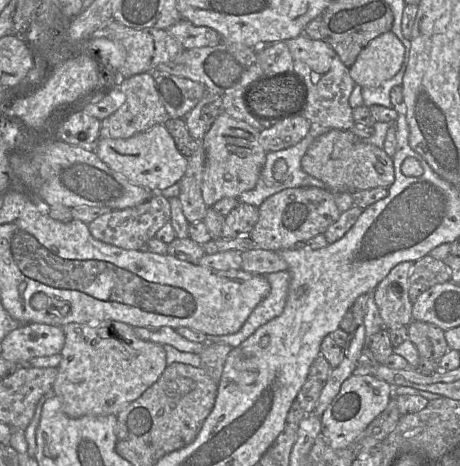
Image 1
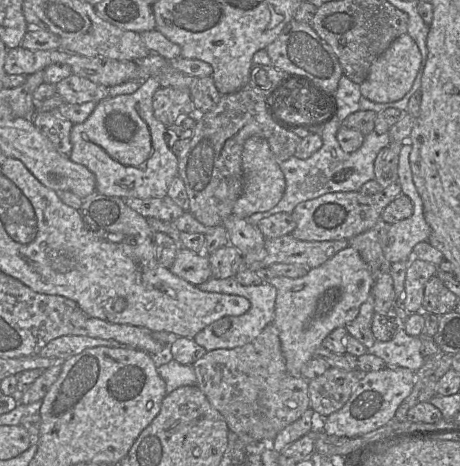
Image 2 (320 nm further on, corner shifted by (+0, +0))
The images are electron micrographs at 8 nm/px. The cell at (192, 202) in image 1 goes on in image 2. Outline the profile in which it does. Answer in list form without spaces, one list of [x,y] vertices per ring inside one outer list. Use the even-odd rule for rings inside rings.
[[[248,86],[234,93],[221,95],[214,109],[204,114],[196,114],[197,122],[194,135],[188,146],[178,156],[178,176],[183,180],[188,195],[188,212],[207,227],[222,225],[223,221],[232,214],[233,206],[242,194],[242,151],[248,138],[258,136],[267,140],[278,163],[294,156],[302,139],[292,130],[283,128],[273,120],[267,110],[265,98],[266,96]]]

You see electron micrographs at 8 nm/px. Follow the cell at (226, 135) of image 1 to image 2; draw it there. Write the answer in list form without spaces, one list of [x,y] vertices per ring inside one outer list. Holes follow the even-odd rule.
[[[262,137],[248,138],[242,151],[243,190],[233,206],[232,214],[248,218],[254,213],[265,212],[278,204],[285,192],[285,178],[270,146]]]

